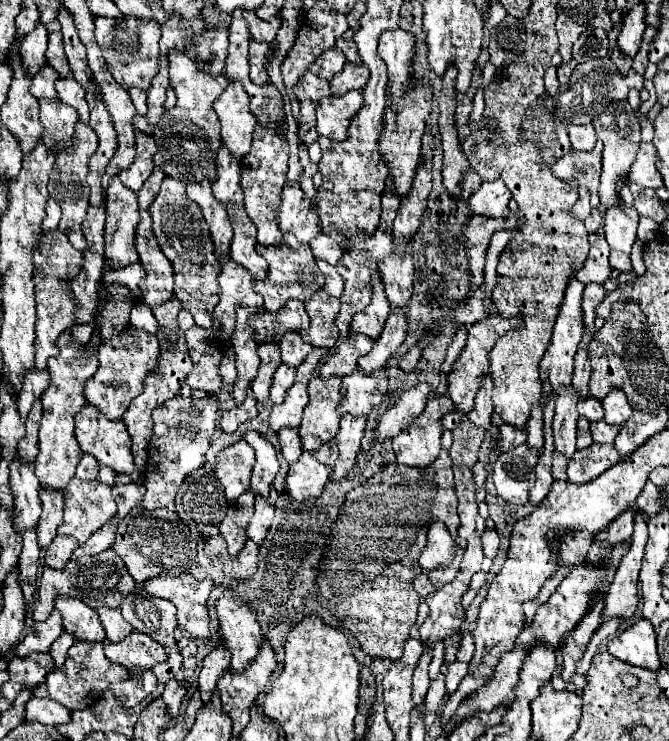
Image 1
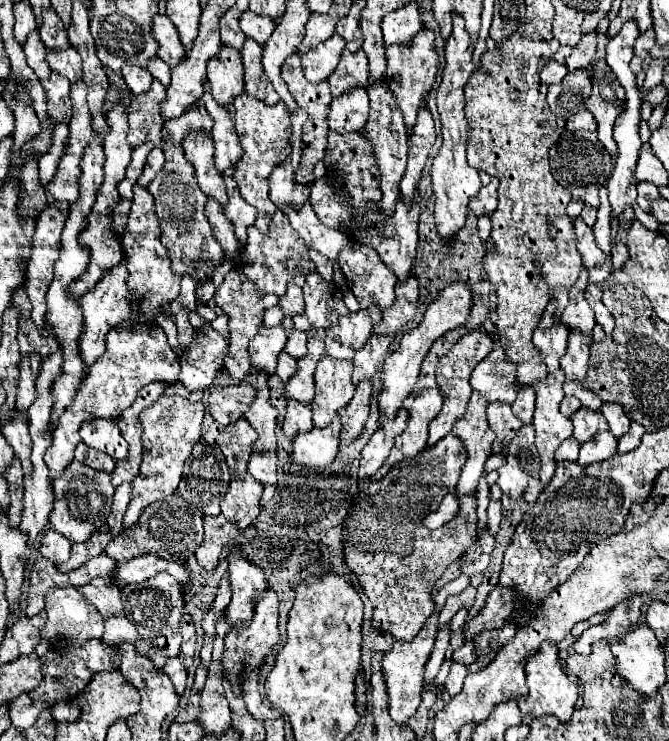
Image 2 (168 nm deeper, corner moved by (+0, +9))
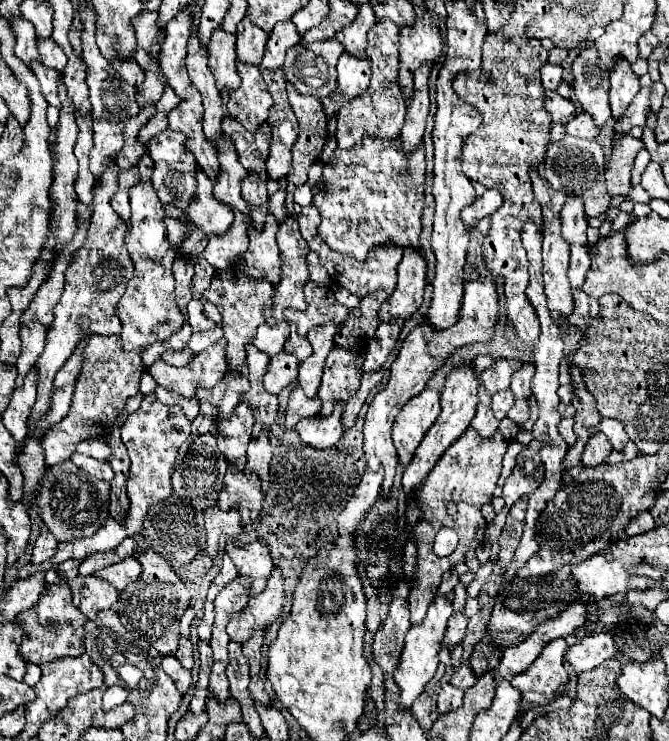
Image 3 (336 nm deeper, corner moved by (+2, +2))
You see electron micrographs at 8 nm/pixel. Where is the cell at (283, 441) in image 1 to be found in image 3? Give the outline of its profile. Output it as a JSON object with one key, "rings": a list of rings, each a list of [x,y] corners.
{"rings":[[[295,388],[289,396],[289,406],[287,406],[287,418],[285,418],[285,428],[293,430],[295,424],[303,418],[315,418],[319,414],[319,398],[307,398],[303,390]]]}

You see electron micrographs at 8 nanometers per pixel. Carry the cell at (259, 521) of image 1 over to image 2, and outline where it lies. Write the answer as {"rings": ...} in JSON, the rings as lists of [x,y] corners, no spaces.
{"rings":[[[263,451],[263,453],[253,453],[249,459],[249,473],[261,481],[265,485],[263,491],[263,499],[261,499],[261,507],[265,507],[269,503],[269,499],[275,495],[277,491],[277,457],[275,451]]]}

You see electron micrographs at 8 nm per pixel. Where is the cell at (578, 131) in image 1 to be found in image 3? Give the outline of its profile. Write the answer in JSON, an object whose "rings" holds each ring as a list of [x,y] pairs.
{"rings":[[[579,112],[575,120],[571,120],[571,122],[565,124],[565,130],[567,130],[567,134],[571,134],[571,136],[589,138],[589,140],[597,138],[597,134],[599,134],[599,128],[595,126],[593,118],[591,118],[587,112]]]}

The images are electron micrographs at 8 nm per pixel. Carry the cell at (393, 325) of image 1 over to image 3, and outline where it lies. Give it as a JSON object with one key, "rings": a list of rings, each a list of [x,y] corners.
{"rings":[[[405,248],[403,260],[399,262],[397,270],[399,270],[397,288],[381,304],[381,308],[389,312],[393,320],[409,320],[423,302],[425,258],[419,254],[419,250]]]}

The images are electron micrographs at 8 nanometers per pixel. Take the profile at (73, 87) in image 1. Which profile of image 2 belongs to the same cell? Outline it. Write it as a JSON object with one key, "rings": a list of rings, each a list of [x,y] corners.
{"rings":[[[73,47],[65,51],[47,51],[47,63],[59,75],[65,75],[71,83],[81,79],[81,55]]]}

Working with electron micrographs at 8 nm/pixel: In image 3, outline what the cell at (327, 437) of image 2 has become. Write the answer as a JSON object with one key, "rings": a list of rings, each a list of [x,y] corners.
{"rings":[[[335,406],[333,414],[327,416],[325,420],[315,418],[315,420],[301,420],[297,422],[295,430],[299,432],[303,444],[315,448],[315,450],[327,450],[337,444],[337,440],[343,436],[343,426],[341,426],[341,414],[343,408]]]}

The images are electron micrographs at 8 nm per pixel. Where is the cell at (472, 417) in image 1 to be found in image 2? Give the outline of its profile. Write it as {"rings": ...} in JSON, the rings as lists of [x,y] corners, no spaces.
{"rings":[[[497,341],[493,351],[471,373],[471,387],[477,389],[489,403],[513,403],[517,393],[513,387],[513,379],[517,379],[517,369]]]}

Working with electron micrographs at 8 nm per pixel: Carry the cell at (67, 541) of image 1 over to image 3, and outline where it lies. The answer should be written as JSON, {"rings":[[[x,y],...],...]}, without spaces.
{"rings":[[[51,532],[41,534],[37,538],[37,542],[35,542],[35,546],[33,546],[33,558],[31,558],[31,562],[33,564],[43,564],[43,562],[51,560],[55,556],[55,552],[57,552],[57,546],[59,546],[59,542],[53,538]]]}

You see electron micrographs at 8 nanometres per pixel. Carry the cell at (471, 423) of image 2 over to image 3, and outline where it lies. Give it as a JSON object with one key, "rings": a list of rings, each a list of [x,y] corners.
{"rings":[[[479,386],[479,404],[477,404],[475,418],[471,420],[471,428],[475,428],[483,438],[491,438],[497,432],[497,424],[499,420],[491,412],[491,398],[485,392],[485,388]]]}

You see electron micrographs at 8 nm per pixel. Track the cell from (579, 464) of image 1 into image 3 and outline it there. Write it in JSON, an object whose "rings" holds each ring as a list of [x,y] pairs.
{"rings":[[[597,432],[589,438],[585,450],[583,450],[583,466],[599,466],[607,460],[607,456],[611,454],[611,444],[607,442],[607,436]]]}

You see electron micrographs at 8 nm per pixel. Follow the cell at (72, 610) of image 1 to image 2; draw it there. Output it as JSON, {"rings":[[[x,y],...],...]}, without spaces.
{"rings":[[[55,587],[45,597],[45,613],[47,623],[41,629],[41,639],[49,641],[51,647],[67,647],[67,645],[81,645],[89,639],[101,639],[103,635],[103,619],[93,611],[91,603],[85,603],[85,597],[75,587]]]}

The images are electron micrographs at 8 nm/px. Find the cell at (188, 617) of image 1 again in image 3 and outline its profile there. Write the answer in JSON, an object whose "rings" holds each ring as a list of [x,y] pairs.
{"rings":[[[131,556],[131,558],[125,558],[123,562],[119,562],[119,564],[113,564],[113,566],[107,566],[103,570],[97,570],[95,576],[105,580],[105,582],[109,582],[109,584],[113,584],[121,592],[127,584],[139,580],[141,572],[143,572],[141,564]]]}

